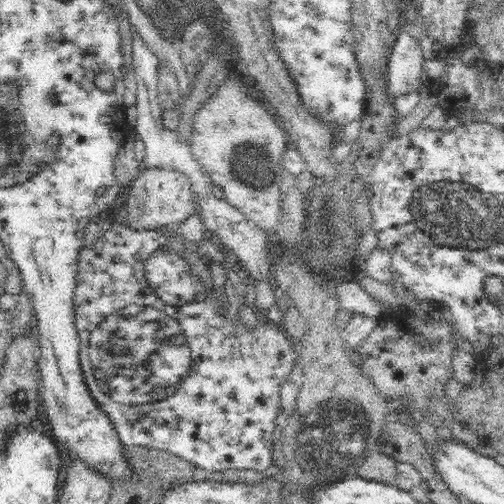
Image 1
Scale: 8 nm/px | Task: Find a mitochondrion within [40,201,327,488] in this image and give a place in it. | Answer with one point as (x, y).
(130, 331)

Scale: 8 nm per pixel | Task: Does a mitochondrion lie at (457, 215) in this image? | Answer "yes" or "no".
yes

